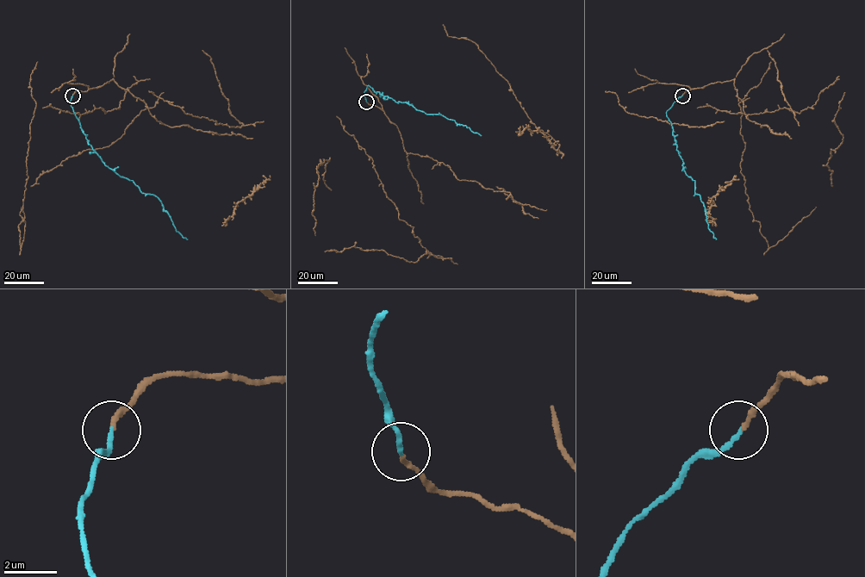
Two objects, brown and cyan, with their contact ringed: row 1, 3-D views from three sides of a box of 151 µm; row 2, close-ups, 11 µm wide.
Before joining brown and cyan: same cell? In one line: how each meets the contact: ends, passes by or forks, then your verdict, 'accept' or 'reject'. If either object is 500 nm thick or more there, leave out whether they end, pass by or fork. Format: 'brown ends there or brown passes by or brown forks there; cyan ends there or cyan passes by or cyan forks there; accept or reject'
brown ends there; cyan ends there; accept

